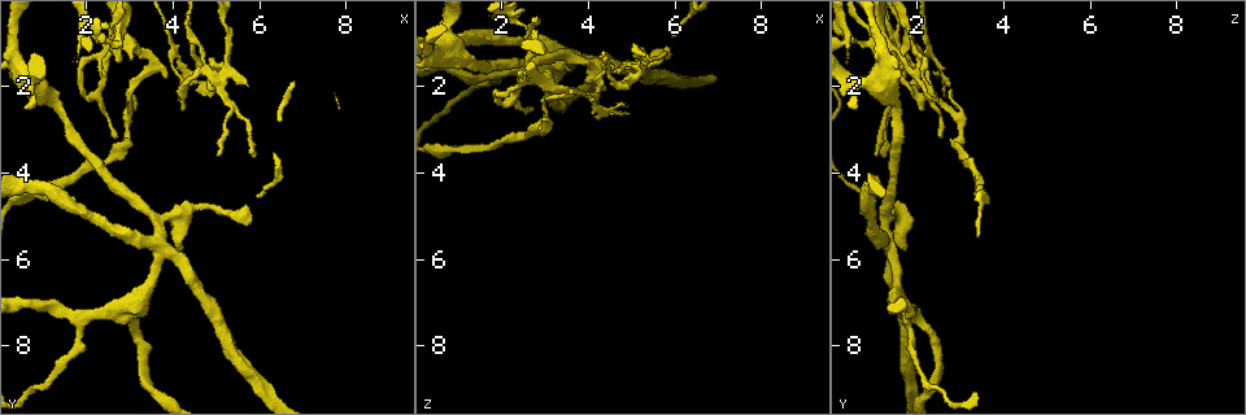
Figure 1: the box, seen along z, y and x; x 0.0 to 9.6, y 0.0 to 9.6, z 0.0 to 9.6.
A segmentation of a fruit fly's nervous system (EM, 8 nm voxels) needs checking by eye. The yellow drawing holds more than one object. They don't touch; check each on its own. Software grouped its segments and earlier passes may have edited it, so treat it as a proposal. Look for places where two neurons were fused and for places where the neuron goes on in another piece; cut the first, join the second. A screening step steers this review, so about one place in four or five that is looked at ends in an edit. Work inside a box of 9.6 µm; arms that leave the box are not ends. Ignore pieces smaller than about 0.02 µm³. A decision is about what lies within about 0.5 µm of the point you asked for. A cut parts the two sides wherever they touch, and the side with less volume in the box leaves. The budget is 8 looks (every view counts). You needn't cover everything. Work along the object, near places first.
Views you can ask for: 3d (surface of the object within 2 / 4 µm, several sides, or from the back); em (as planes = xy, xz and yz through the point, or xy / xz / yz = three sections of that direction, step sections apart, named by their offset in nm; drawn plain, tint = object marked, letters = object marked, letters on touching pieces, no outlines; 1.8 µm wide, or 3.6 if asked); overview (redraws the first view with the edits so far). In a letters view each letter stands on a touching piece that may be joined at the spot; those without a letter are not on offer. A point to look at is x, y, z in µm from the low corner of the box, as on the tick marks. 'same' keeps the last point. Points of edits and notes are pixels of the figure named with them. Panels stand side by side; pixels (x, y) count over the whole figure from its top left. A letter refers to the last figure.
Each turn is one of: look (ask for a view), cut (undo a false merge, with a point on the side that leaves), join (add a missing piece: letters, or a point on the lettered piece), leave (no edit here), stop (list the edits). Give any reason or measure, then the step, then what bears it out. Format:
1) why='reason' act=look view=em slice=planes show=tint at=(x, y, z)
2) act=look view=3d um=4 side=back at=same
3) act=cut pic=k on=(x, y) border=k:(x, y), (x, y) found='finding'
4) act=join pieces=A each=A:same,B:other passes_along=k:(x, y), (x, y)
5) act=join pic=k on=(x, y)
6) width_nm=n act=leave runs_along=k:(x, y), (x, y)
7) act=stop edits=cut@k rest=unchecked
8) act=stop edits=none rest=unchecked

why='abrupt turn' act=look view=3d um=4 at=(2.30, 2.20, 2.35)

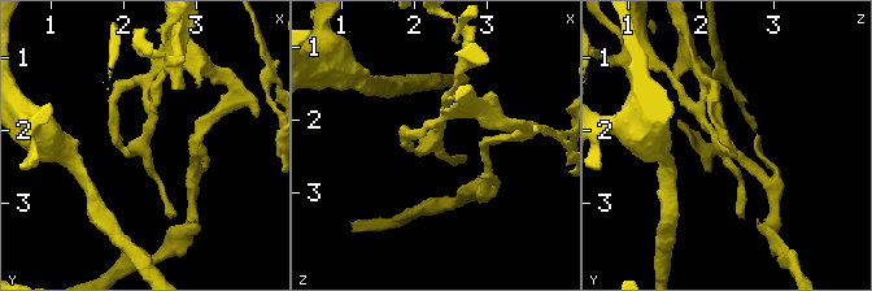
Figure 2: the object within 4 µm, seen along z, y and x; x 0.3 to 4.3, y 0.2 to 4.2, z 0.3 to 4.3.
why='need the tissue' act=look view=em slice=planes show=letters at=(2.30, 2.15, 2.25)

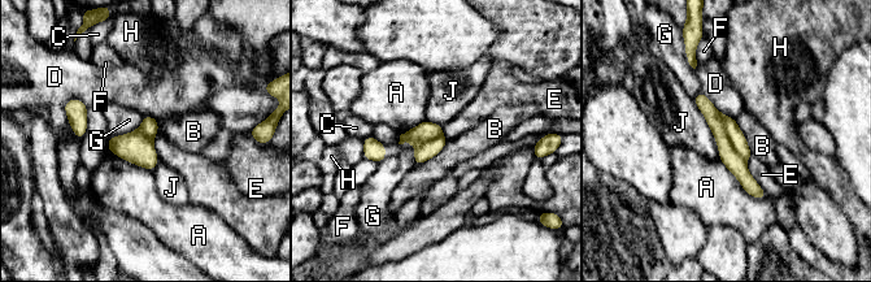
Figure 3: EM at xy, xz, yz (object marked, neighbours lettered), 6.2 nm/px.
width_nm=190 act=cut pic=3 on=(730, 125) each=A:other,B:other,C:other,D:other,E:other,F:other,G:other,H:other,J:other found='a second neuron is stuck on'

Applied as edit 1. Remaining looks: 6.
why='four or more arms meet' act=look view=em slice=planes show=letters at=(3.70, 5.75, 1.40)

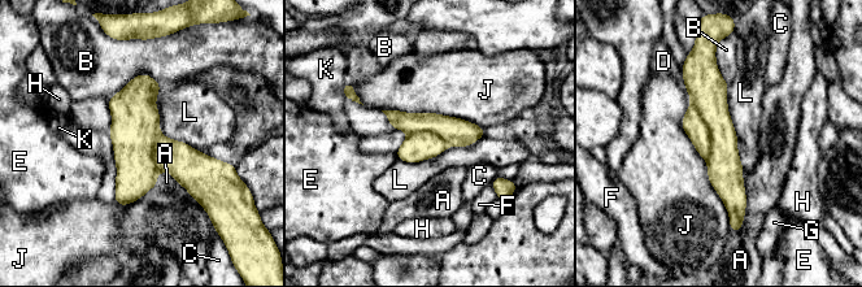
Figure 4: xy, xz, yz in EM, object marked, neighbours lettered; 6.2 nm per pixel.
act=cut pic=4 on=(693, 125) each=A:other,B:other,C:other,D:other,E:other,F:other,G:other,H:other,J:other,K:other,L:other found='two neurons meet here'

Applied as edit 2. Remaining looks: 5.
why='three arms meet' act=look view=3d um=4 at=(2.00, 7.40, 1.65)

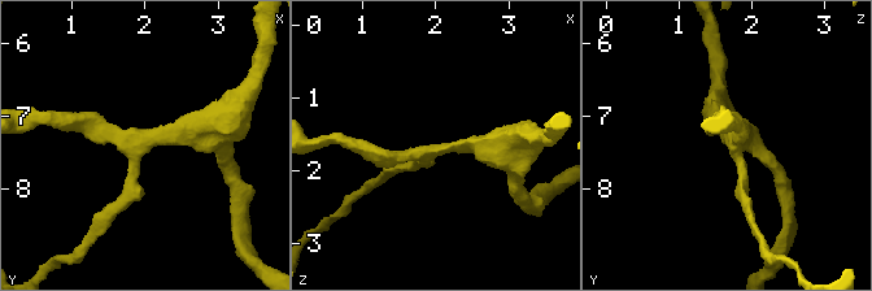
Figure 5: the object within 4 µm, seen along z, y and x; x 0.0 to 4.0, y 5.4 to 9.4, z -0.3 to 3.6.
arms=3 arm_widths_nm=170,200,320 why='shape alone is not enough' act=look view=em slice=planes show=tint at=(2.00, 7.40, 1.65)

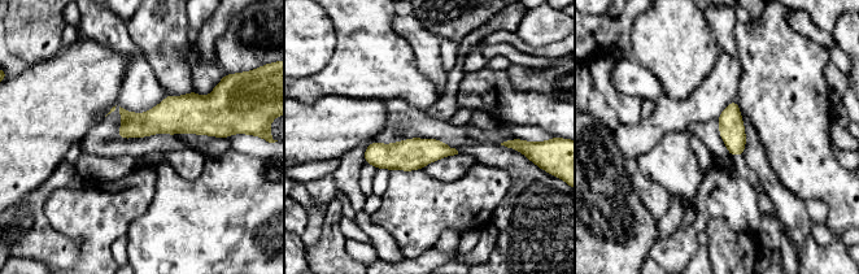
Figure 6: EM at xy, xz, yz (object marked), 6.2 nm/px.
why='see the neighbours' act=look view=em slice=planes show=letters at=same

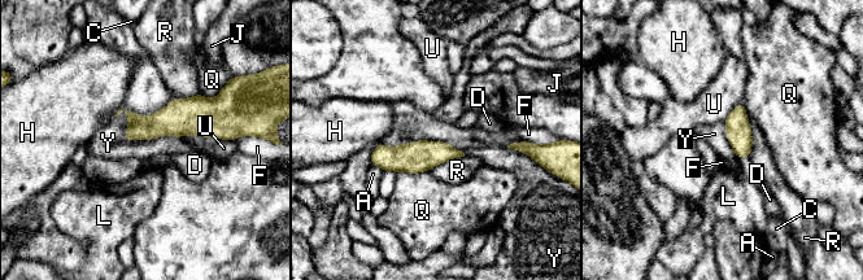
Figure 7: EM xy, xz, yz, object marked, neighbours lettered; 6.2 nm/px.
act=leave each=A:other,C:other,D:other,F:other,H:other,J:other,L:other,Q:other,R:other,U:other,Y:other border=7:(125, 109), (125, 139), (182, 138) found='one neuron here'

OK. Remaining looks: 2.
act=stop edits=cut@3,cut@4 rest=unchecked

